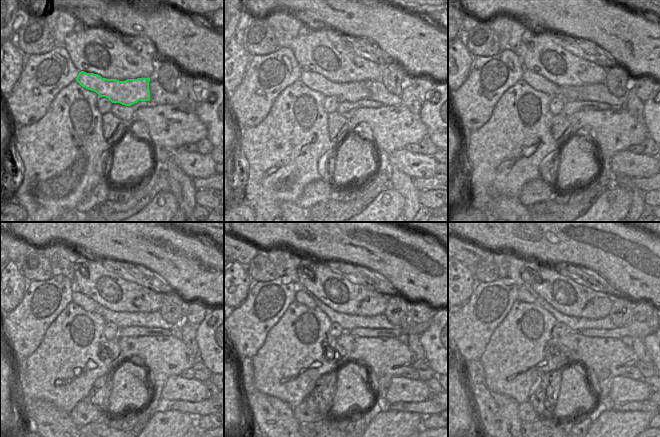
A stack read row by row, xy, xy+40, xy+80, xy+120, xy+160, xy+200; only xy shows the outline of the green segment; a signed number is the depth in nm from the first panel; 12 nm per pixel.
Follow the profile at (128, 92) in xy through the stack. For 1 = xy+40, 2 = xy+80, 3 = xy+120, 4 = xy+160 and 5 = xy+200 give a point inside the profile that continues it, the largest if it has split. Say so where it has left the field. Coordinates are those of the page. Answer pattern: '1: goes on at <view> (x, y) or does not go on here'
1: goes on at xy+40 (353, 91)
2: goes on at xy+80 (537, 82)
3: goes on at xy+120 (83, 301)
4: goes on at xy+160 (301, 296)
5: goes on at xy+200 (523, 295)

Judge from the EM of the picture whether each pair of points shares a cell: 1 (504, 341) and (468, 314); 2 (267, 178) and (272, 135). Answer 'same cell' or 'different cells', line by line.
1: different cells
2: same cell

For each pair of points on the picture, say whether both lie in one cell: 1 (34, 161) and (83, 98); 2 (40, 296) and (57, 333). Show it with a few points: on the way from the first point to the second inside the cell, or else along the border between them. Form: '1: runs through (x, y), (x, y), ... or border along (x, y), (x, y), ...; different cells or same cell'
1: runs through (50, 145), (73, 122), (73, 114); same cell
2: border along (67, 304), (46, 330), (41, 343); different cells

